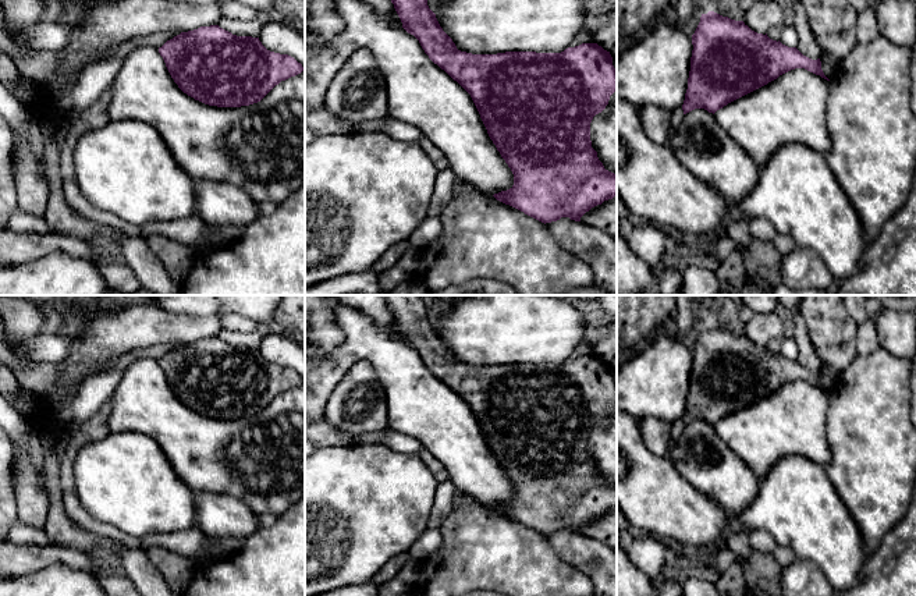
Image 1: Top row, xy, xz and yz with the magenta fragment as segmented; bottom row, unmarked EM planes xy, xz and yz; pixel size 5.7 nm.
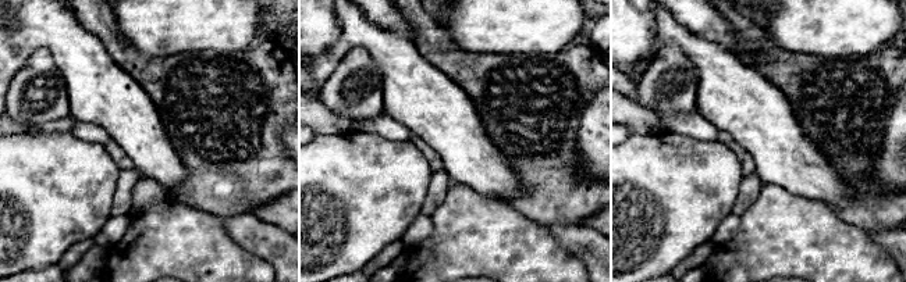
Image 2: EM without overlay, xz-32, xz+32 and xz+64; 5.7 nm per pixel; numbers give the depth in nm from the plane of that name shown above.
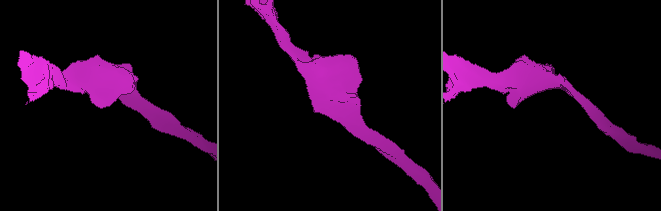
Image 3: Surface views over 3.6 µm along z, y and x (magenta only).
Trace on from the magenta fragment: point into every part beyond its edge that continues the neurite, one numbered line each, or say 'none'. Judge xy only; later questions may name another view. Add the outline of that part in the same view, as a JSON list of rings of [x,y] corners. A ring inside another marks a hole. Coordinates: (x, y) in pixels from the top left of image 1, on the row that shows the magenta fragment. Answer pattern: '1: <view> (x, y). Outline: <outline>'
none

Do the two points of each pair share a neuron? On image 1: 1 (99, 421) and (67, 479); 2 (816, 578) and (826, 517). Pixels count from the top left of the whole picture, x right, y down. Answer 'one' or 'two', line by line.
1: one
2: two

